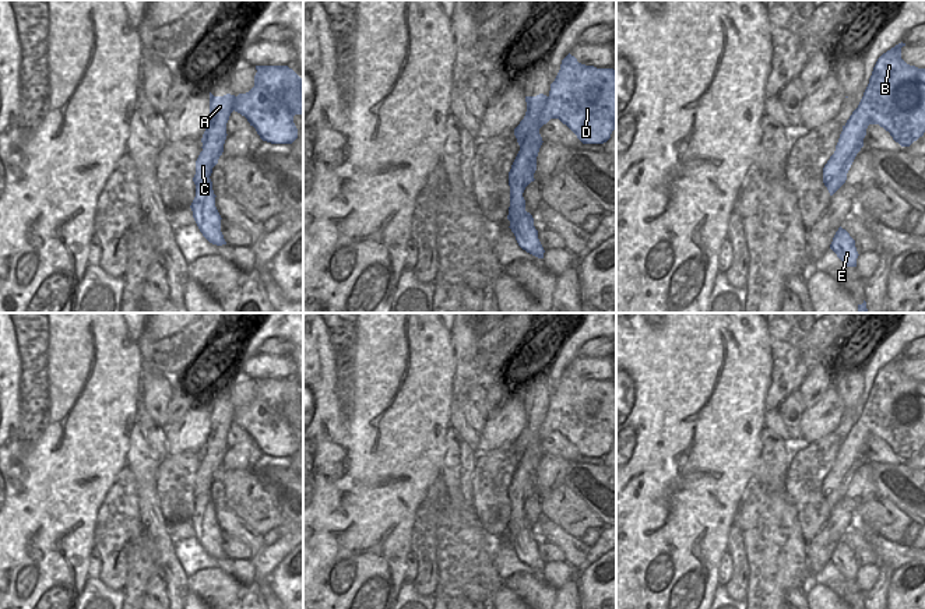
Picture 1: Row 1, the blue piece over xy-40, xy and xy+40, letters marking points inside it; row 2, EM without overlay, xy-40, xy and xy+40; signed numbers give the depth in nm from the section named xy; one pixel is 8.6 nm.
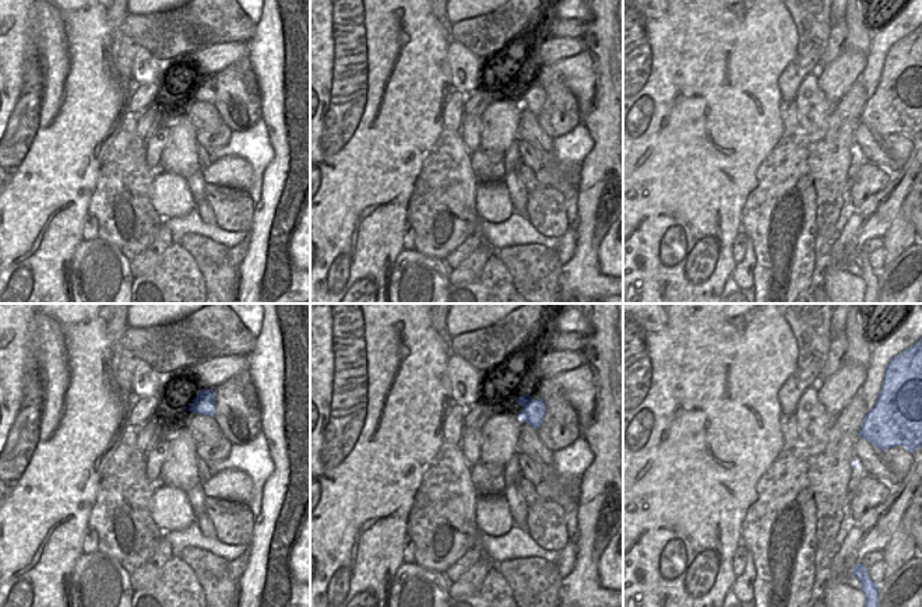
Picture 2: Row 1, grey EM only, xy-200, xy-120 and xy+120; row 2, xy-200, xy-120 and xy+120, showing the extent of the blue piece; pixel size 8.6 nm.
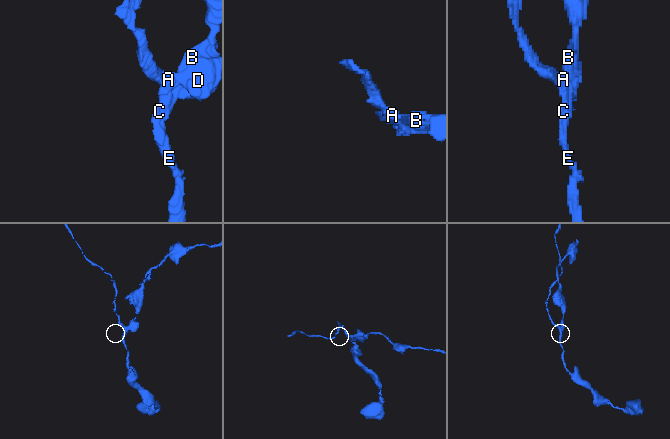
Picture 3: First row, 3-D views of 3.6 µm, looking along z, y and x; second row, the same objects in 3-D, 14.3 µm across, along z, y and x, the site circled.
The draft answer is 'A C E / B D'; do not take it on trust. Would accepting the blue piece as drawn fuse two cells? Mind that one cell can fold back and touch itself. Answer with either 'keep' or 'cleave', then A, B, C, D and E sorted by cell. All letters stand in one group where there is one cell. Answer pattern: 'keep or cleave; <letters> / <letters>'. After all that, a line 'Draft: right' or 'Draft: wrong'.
cleave; A C E / B D
Draft: right

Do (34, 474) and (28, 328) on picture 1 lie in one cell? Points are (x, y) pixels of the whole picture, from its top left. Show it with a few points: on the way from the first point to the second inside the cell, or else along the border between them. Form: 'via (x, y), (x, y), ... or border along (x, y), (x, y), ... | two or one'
via (28, 437), (28, 365) | one

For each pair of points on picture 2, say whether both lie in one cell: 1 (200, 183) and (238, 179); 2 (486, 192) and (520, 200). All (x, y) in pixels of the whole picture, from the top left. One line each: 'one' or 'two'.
1: two
2: two

